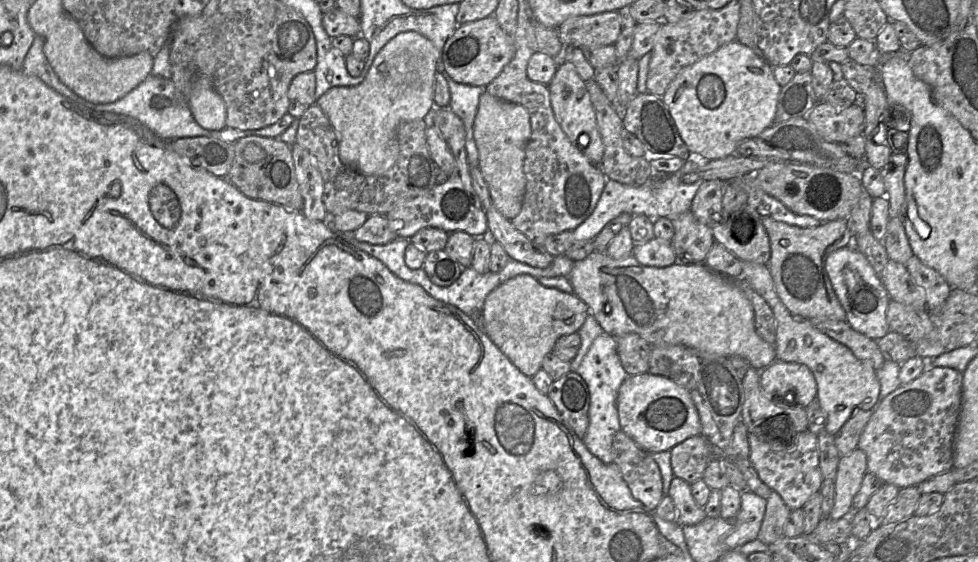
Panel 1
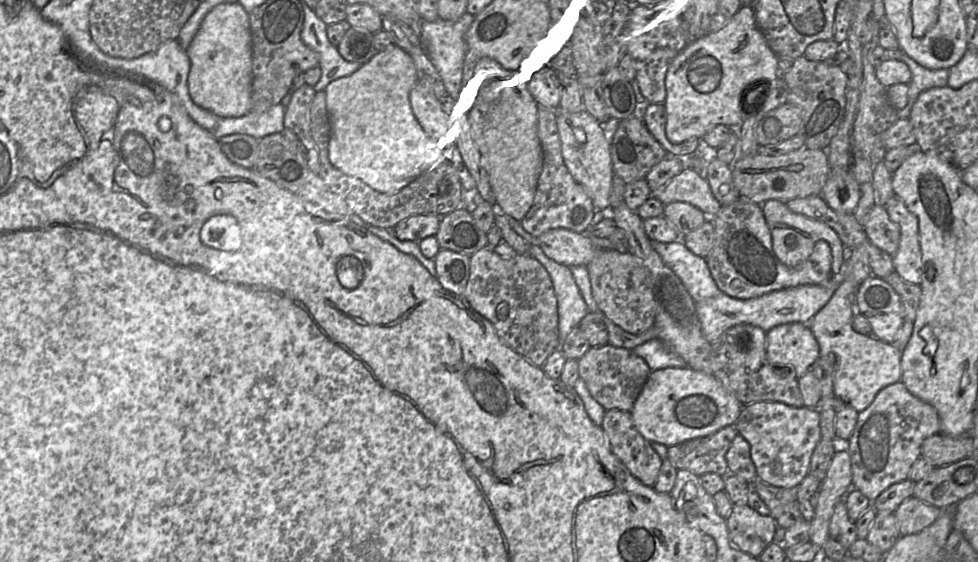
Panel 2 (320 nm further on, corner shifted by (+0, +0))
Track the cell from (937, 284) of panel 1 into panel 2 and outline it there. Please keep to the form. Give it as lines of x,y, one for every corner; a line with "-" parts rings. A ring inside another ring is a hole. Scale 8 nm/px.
896,195
885,205
890,219
900,227
901,237
898,251
893,255
894,269
904,280
921,285
925,273
925,264
922,260
922,252
919,240
919,222
915,214
908,210
905,203

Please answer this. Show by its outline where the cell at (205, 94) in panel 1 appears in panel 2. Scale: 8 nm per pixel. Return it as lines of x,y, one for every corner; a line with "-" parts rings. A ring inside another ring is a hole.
221,3
208,12
186,52
191,62
188,88
195,104
226,118
241,117
250,111
252,35
249,13
241,4

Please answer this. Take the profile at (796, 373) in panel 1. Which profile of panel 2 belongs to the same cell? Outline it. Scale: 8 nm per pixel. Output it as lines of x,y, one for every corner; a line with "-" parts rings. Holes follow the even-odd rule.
794,322
767,331
766,354
771,364
791,364
798,379
819,358
820,348
810,328

